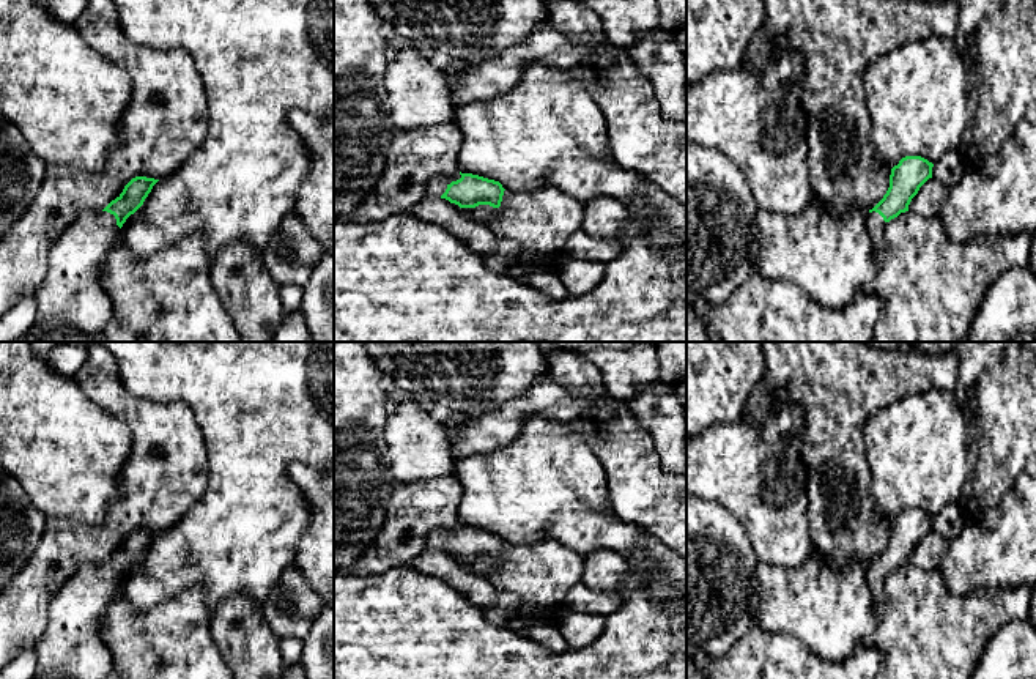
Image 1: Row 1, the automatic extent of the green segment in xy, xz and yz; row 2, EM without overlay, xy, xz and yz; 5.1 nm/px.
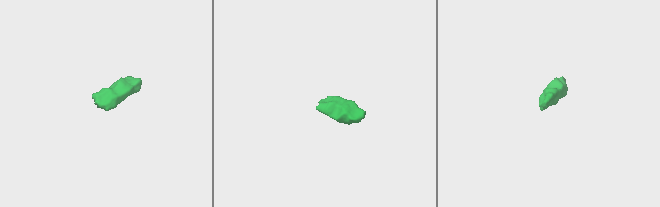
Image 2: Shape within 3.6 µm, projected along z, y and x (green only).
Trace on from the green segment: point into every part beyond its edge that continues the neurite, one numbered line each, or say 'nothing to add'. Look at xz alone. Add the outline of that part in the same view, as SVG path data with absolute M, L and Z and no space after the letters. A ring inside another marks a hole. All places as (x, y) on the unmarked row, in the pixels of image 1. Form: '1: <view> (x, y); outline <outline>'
1: xz (438, 538); outline M460 526L457 529L433 529L427 539L427 547L441 550L447 539L460 531Z

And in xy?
1: xy (71, 646); outline M80 561L76 573L49 603L35 679L54 674L105 679L112 673L112 654L98 633L98 621L118 584L113 567Z

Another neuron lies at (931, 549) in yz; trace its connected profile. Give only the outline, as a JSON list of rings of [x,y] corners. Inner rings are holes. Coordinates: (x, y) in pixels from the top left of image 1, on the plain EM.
[[[929,531],[912,551],[908,564],[921,569],[938,569],[938,564],[946,551],[946,540],[935,531]]]

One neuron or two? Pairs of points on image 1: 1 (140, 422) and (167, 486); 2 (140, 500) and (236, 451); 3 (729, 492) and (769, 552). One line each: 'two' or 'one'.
1: one
2: two
3: one

